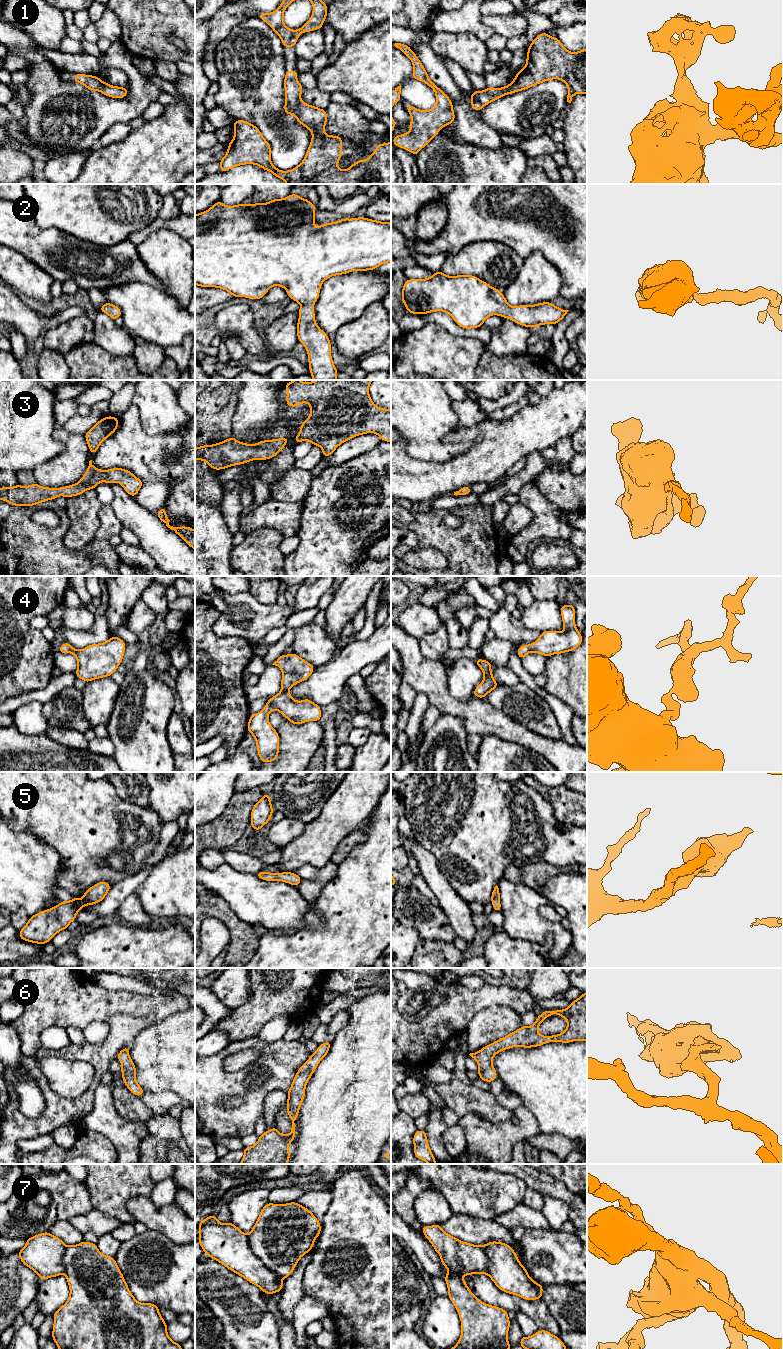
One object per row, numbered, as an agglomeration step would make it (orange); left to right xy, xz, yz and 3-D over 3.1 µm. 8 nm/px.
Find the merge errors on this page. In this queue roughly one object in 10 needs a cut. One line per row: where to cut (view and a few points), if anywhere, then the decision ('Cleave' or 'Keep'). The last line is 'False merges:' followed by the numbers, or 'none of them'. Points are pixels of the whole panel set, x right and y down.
1: No split. Keep
2: No split. Keep
3: No split. Keep
4: No split. Keep
5: No split. Keep
6: No split. Keep
7: No split. Keep
False merges: none of them

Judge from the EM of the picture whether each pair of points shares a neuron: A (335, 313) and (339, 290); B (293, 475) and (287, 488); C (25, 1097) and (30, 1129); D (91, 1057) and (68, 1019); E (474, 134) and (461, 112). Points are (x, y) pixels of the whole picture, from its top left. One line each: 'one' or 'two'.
A: one
B: one
C: two
D: two
E: one

